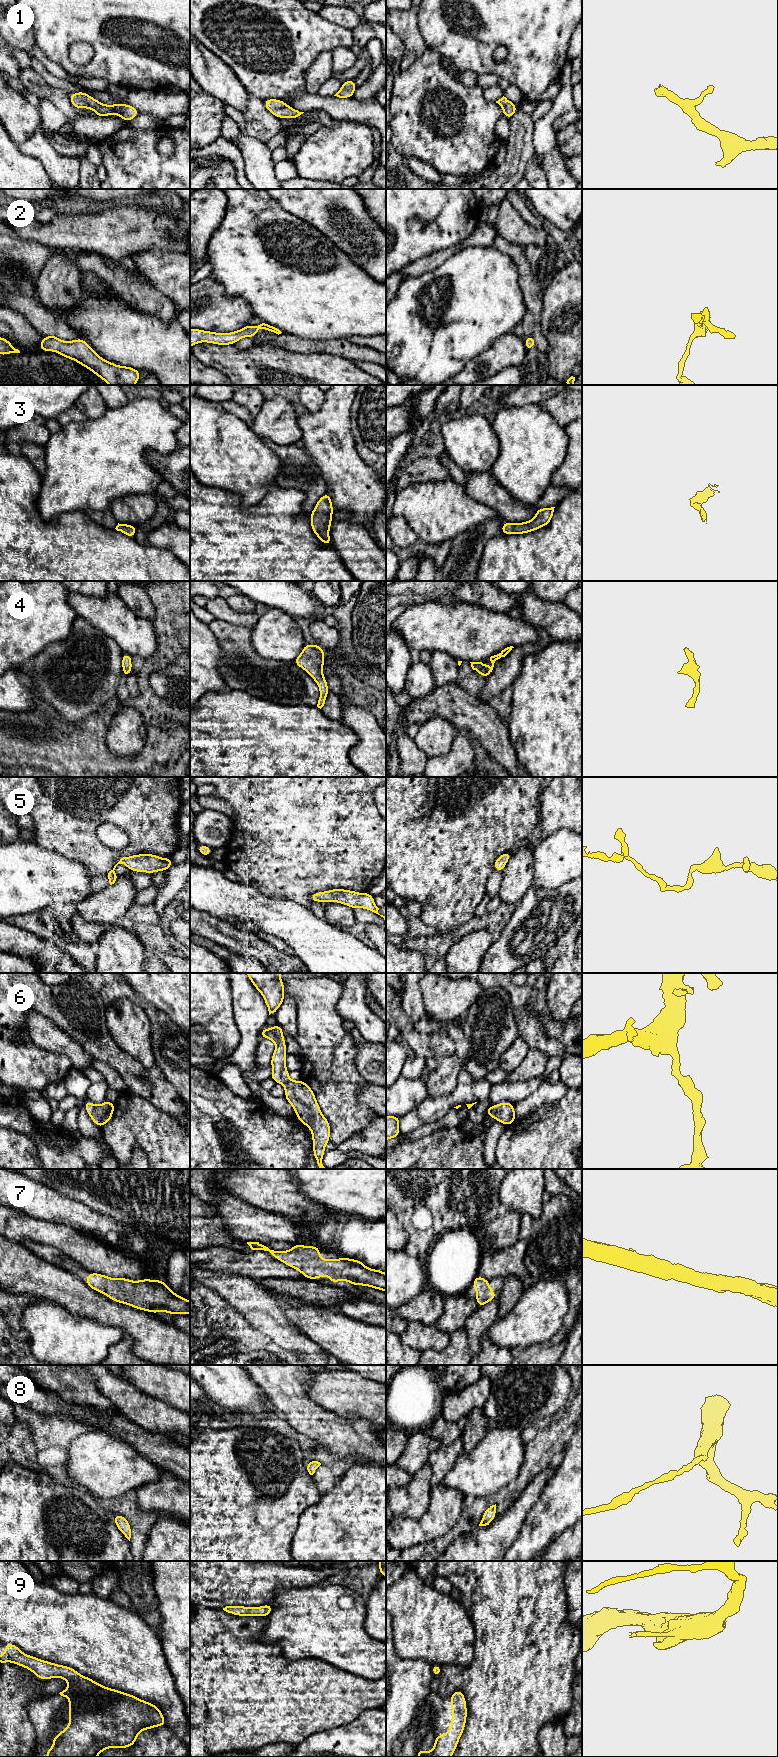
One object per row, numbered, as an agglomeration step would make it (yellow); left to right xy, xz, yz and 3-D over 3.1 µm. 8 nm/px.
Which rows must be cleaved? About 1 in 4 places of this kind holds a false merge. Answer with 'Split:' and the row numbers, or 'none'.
Split: none

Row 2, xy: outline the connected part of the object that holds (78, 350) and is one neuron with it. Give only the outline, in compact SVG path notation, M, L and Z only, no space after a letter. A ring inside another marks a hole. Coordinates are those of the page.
M50 334L41 340L39 348L41 351L53 351L76 361L109 385L135 385L142 374L132 367L119 366L103 359L81 338L62 341Z

